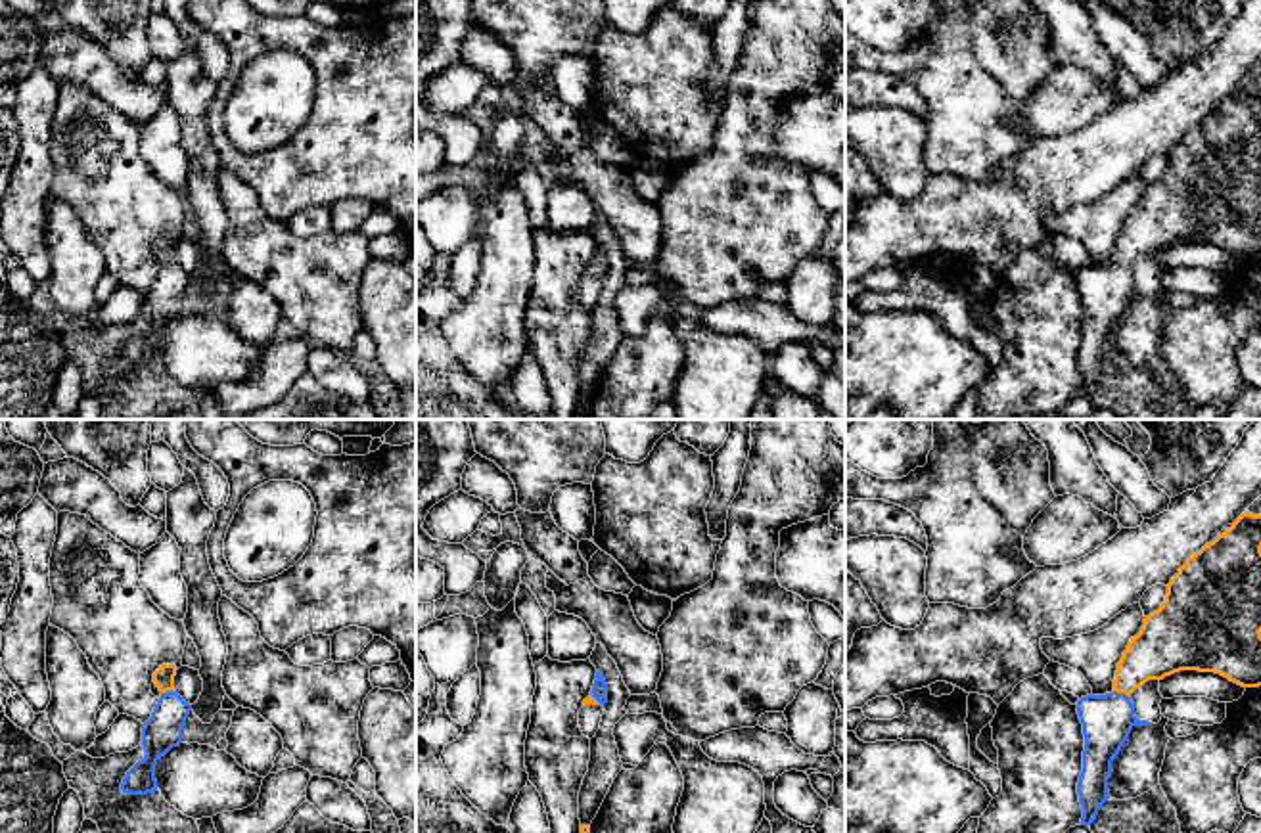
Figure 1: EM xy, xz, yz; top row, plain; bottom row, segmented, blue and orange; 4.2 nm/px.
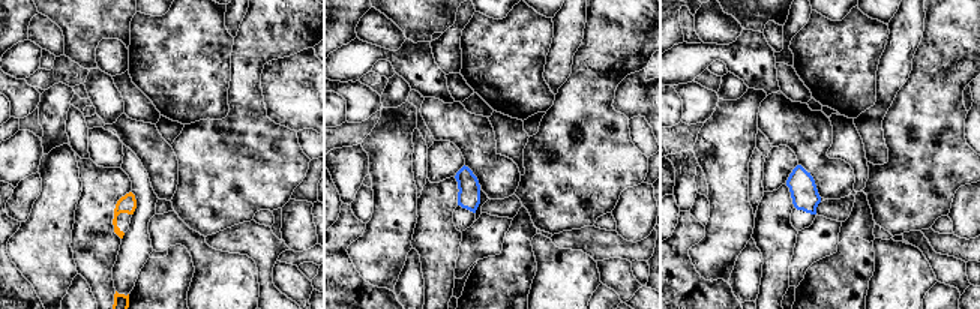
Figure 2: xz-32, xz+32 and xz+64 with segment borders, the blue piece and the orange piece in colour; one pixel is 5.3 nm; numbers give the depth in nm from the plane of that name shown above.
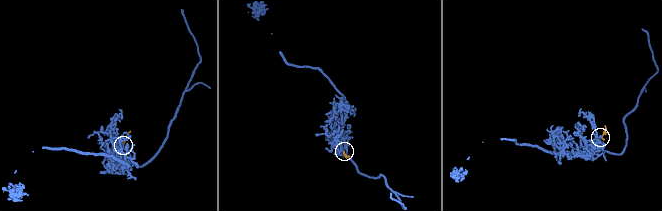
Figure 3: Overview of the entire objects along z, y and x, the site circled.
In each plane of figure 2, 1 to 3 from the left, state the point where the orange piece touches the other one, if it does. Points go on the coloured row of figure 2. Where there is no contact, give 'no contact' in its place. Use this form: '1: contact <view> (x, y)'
1: no contact
2: no contact
3: no contact

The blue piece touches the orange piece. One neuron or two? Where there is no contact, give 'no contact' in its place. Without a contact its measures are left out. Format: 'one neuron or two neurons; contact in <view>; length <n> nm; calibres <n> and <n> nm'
one neuron; contact in yz; length 70 nm; calibres 220 and 220 nm

